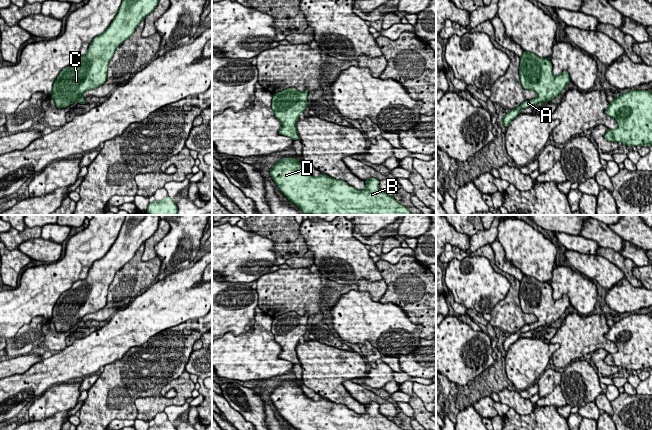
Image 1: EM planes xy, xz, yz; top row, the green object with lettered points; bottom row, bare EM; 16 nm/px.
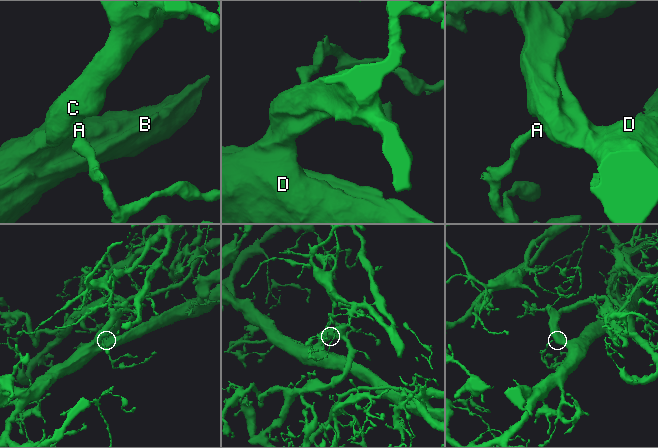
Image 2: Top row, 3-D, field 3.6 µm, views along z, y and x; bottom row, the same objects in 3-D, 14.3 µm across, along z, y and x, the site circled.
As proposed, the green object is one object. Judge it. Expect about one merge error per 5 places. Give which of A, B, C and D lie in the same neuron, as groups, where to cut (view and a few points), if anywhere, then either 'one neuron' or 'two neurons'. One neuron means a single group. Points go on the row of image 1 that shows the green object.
A B C D | no cut | one neuron

